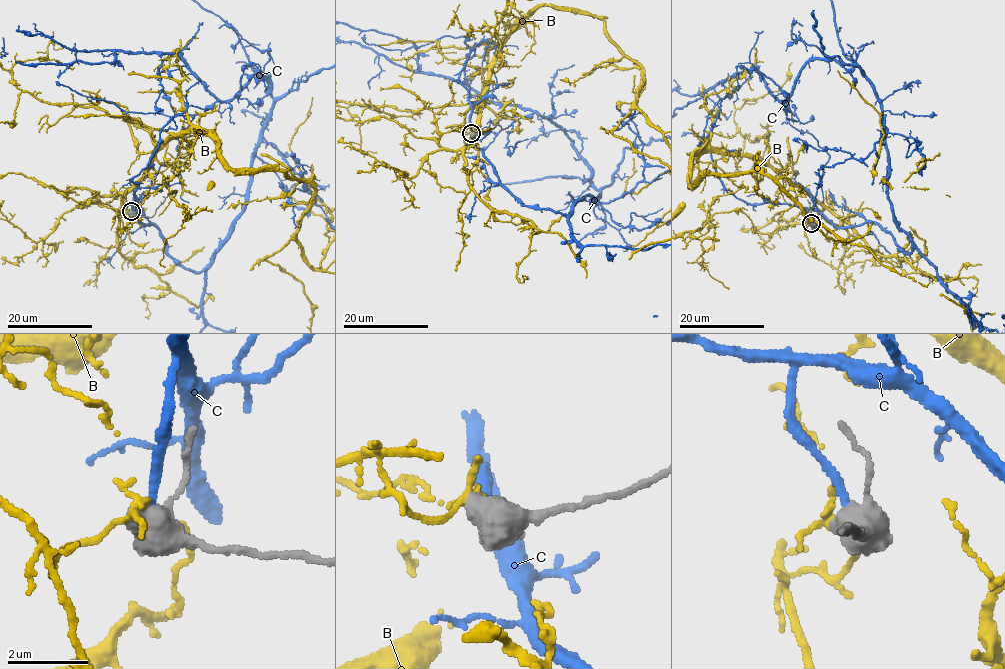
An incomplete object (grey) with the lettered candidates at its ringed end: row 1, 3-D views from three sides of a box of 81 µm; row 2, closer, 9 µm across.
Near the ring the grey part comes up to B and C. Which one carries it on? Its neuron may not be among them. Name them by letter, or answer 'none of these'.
C

